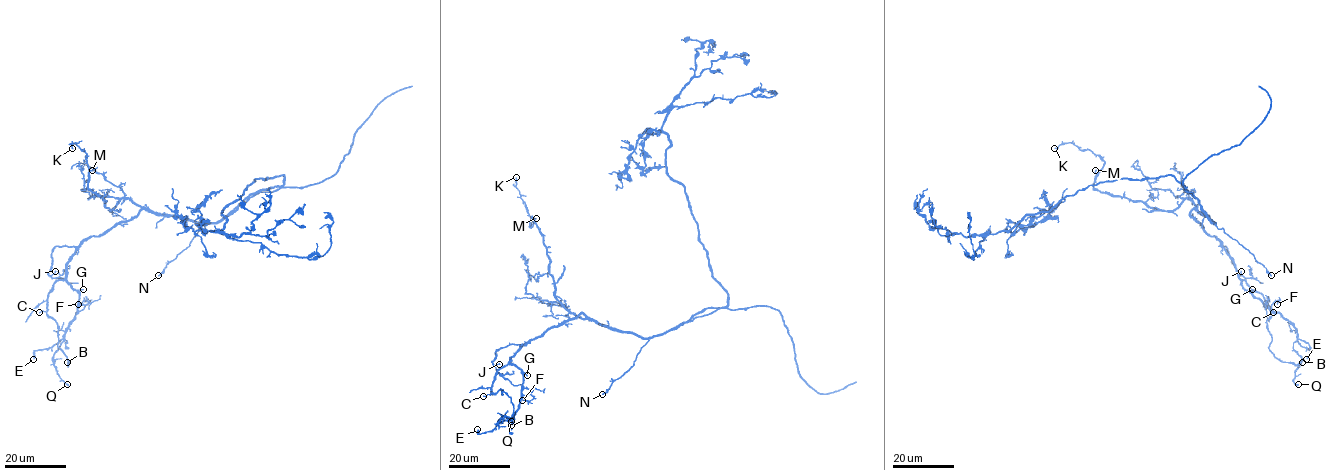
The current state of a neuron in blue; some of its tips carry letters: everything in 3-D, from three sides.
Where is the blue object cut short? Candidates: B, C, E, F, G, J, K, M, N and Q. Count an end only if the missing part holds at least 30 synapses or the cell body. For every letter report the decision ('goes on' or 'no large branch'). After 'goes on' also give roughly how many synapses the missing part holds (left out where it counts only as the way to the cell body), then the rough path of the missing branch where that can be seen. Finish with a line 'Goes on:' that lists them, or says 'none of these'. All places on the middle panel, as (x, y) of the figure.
B: no large branch
C: no large branch
E: no large branch
F: no large branch
G: no large branch
J: no large branch
K: no large branch
M: no large branch
N: no large branch
Q: no large branch
Goes on: none of these

